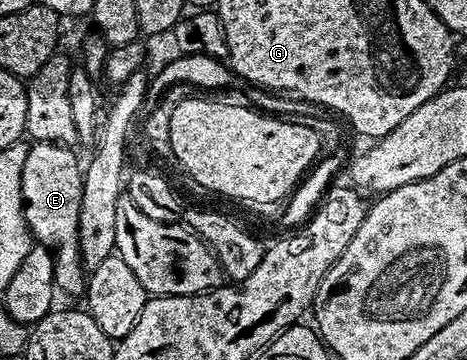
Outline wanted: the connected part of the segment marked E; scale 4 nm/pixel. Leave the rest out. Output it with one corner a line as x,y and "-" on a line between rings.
33,142
21,173
21,195
26,225
31,236
51,248
54,257
53,277
59,292
81,296
85,292
86,271
78,251
78,223
82,167
73,148
65,144

